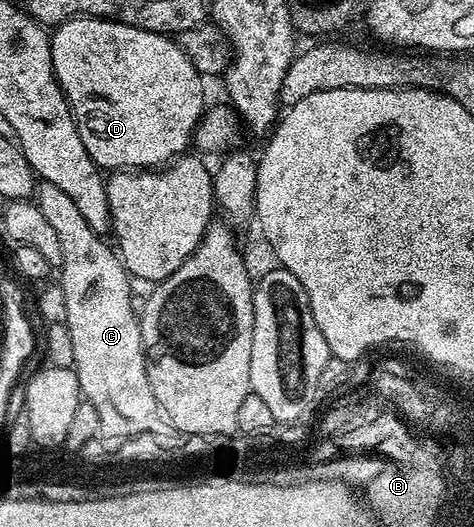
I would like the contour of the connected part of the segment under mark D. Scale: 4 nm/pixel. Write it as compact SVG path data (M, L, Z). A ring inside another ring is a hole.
M72 19L59 25L52 32L49 44L51 45L54 75L73 111L73 120L77 126L79 137L87 149L87 153L98 167L108 169L110 172L122 169L161 169L172 164L174 159L190 150L191 144L194 142L197 123L200 122L202 115L207 110L207 102L205 103L205 87L201 84L203 76L195 69L195 65L191 65L191 57L187 57L187 53L183 53L176 38L159 33L143 33L143 29L131 29L131 25L119 25L115 21L106 19Z

